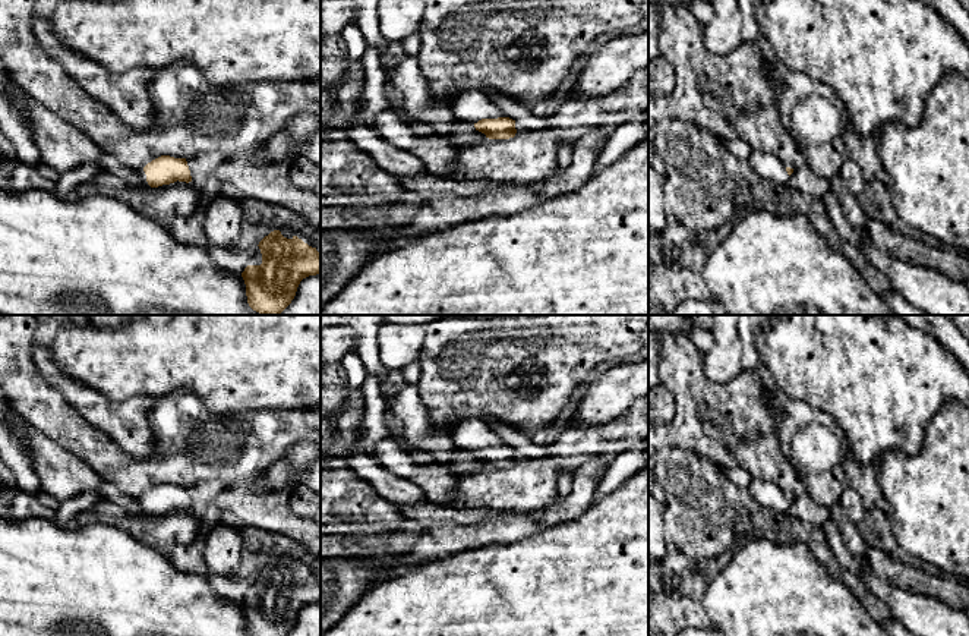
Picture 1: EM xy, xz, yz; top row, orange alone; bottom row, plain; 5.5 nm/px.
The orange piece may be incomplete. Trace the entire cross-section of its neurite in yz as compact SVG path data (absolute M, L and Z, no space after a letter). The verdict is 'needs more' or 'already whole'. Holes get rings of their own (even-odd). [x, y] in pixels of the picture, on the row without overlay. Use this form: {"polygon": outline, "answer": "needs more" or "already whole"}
{"polygon": "M752 478L748 488L757 503L774 511L786 513L793 497L786 495L779 485L770 479Z", "answer": "needs more"}

